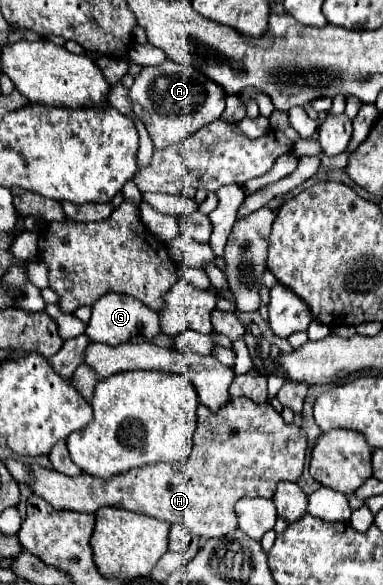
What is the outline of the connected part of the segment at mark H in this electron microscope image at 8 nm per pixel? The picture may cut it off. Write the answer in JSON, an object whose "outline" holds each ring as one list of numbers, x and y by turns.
{"outline":[[248,397,230,399,220,411,212,413,208,407,198,407,198,427,194,433,194,447,186,461,180,463,154,463,116,475,116,479,92,479,82,473,78,477,66,477,58,471,44,469,40,465,30,465,30,489,34,495,40,495,54,509,78,511,78,513,96,513,102,507,118,507,132,513,148,515,166,523,184,523,200,541,214,539,218,535,228,535,238,529,234,503,244,497,266,497,270,499,280,481,298,481,304,469,308,439,300,427,294,423,284,423,282,415,270,403,254,403]]}

